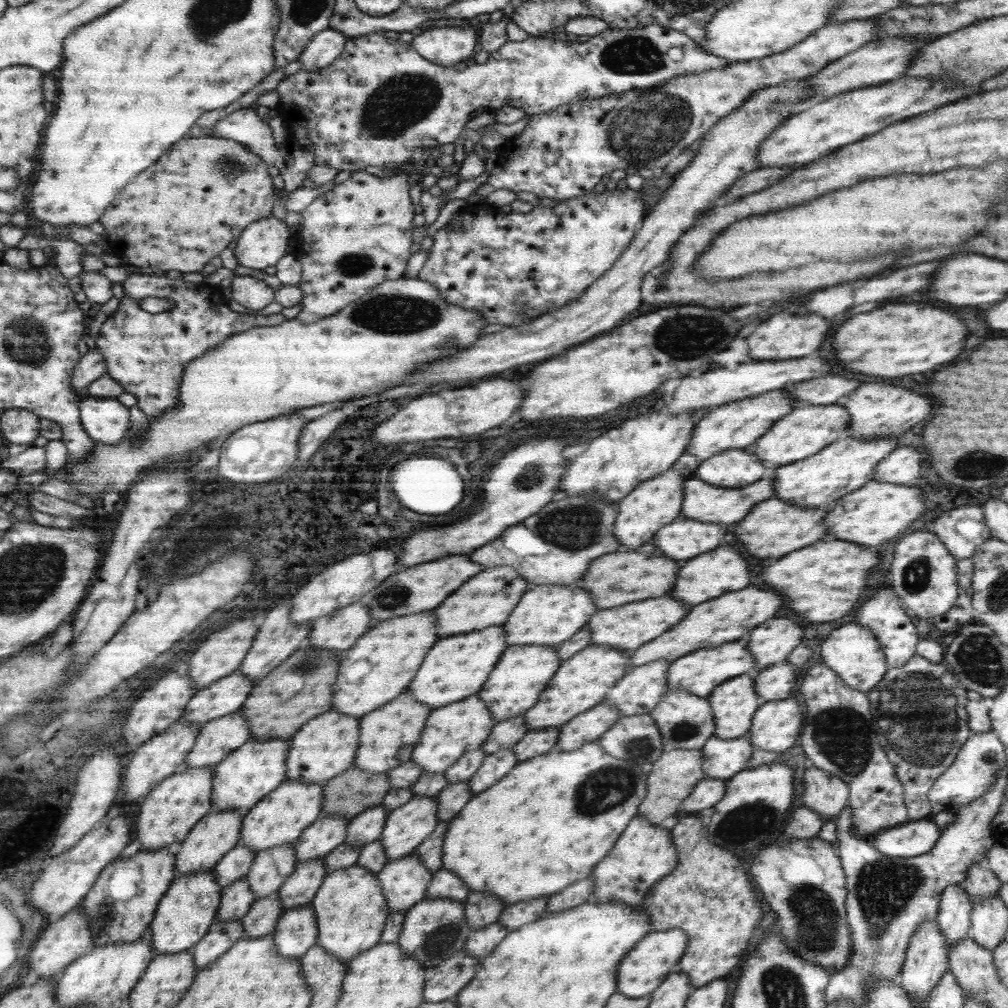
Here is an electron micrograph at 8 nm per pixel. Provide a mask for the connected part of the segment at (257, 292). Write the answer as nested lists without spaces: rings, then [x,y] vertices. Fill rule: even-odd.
[[[249,275],[233,276],[229,289],[225,292],[227,298],[252,311],[261,310],[272,301],[273,290],[265,281]]]

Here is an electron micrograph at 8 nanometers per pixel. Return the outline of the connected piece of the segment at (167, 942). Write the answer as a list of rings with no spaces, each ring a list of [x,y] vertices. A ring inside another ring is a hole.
[[[210,872],[175,875],[167,891],[158,900],[153,918],[147,929],[154,956],[159,953],[191,951],[193,945],[209,930],[216,918],[220,890]]]

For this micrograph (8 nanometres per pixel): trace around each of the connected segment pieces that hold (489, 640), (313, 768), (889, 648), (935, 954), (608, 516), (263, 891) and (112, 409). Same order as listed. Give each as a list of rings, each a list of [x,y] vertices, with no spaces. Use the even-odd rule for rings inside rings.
[[[490,626],[477,629],[475,632],[439,638],[425,654],[417,674],[407,684],[407,691],[413,700],[428,706],[430,710],[475,695],[485,683],[485,679],[505,647],[504,632],[500,626]]]
[[[329,709],[302,724],[293,736],[289,738],[290,747],[285,757],[286,778],[290,781],[307,784],[323,784],[333,776],[337,776],[354,762],[356,748],[358,747],[359,719],[347,716],[345,713]]]
[[[881,586],[869,600],[865,600],[857,612],[855,620],[863,628],[868,628],[873,636],[876,636],[877,644],[883,653],[885,664],[888,667],[899,668],[904,665],[915,654],[915,645],[918,641],[915,626],[909,619],[911,615],[907,613],[901,599],[895,596],[891,586]]]
[[[935,920],[919,924],[916,932],[909,939],[904,961],[896,980],[899,982],[899,987],[906,994],[909,994],[911,1000],[917,1005],[924,1007],[931,989],[935,987],[942,974],[948,970],[948,948],[949,944],[946,943],[946,938],[939,932]]]
[[[563,497],[553,499],[529,520],[507,528],[489,544],[483,544],[471,554],[475,564],[483,568],[493,566],[513,566],[513,570],[522,576],[530,586],[538,584],[556,584],[571,587],[577,585],[589,563],[598,556],[615,552],[619,548],[613,536],[615,504],[606,503],[601,497],[584,499],[583,497]],[[501,558],[501,560],[499,560]]]
[[[292,843],[266,848],[254,854],[252,864],[243,877],[254,899],[275,897],[281,884],[295,867]]]
[[[84,393],[78,405],[79,422],[95,444],[115,446],[130,428],[128,408],[114,398],[89,398]]]

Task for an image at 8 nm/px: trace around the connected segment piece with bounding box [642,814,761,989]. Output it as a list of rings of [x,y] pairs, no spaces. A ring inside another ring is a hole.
[[[692,814],[680,818],[669,830],[679,856],[677,866],[657,880],[642,900],[651,918],[651,930],[681,928],[685,932],[687,948],[675,969],[689,977],[692,989],[713,979],[725,979],[727,972],[743,959],[743,950],[761,918],[755,892],[747,874],[737,866],[737,856],[707,842],[701,834],[702,828],[701,819]]]

